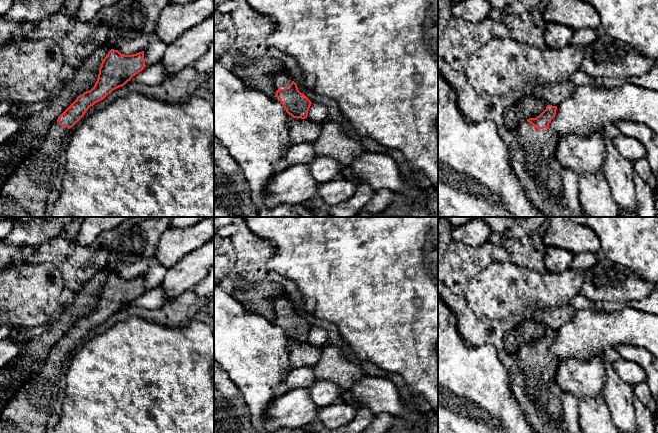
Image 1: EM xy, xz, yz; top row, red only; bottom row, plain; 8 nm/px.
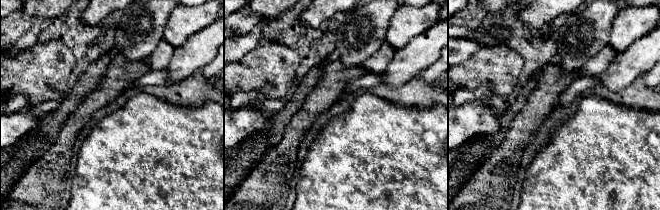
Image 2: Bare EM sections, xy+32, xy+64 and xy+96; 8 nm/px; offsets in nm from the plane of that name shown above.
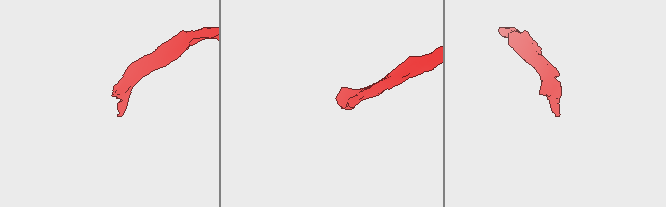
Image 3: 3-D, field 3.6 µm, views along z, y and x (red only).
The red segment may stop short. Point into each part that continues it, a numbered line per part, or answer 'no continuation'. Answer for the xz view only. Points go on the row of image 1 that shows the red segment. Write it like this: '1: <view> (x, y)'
1: xz (281, 80)

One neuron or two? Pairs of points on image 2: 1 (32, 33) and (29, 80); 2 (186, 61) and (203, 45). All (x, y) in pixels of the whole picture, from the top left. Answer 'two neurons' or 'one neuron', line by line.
1: two neurons
2: one neuron

